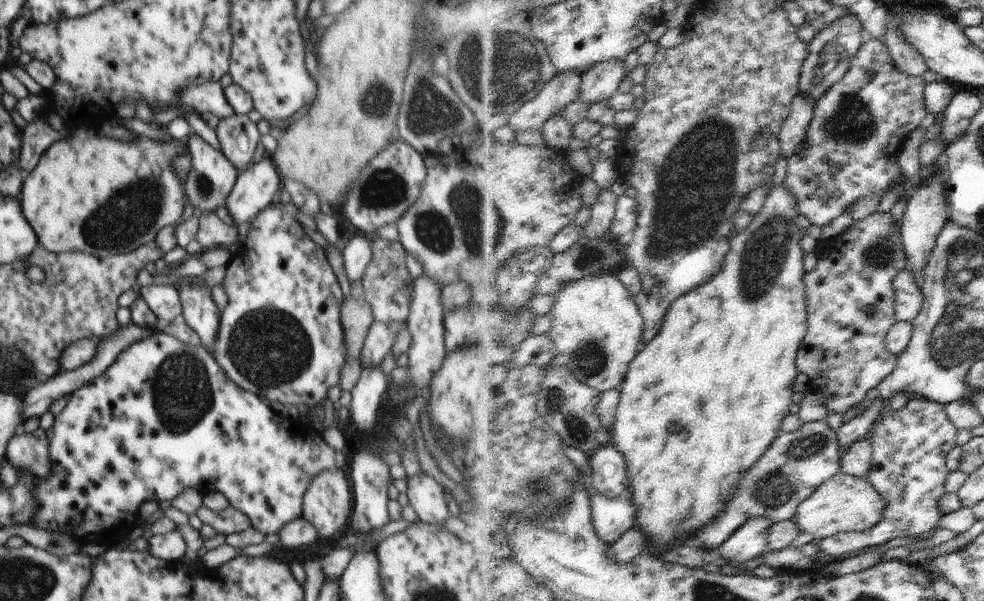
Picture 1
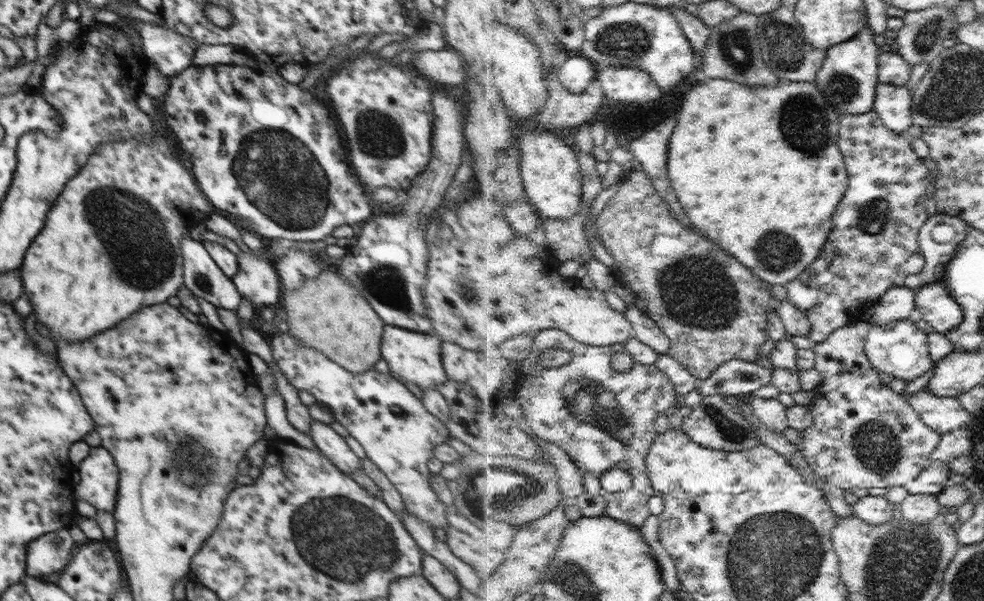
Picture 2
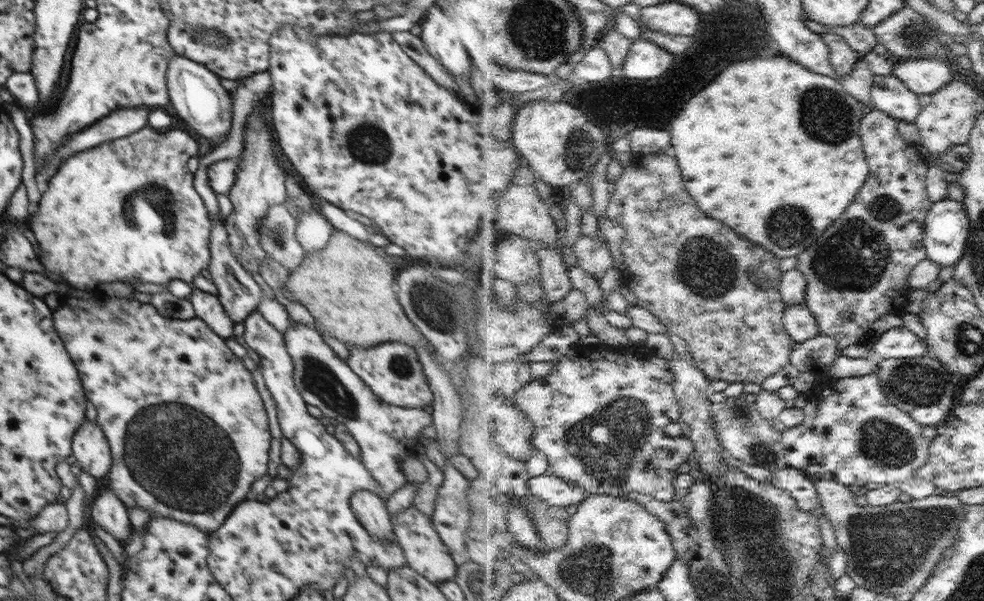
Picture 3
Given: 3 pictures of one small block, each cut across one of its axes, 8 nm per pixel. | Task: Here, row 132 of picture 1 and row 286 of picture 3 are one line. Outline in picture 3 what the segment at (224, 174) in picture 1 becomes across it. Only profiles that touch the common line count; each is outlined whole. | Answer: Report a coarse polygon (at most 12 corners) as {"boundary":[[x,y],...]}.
{"boundary":[[191,286],[190,302],[223,339],[235,324],[218,296]]}

